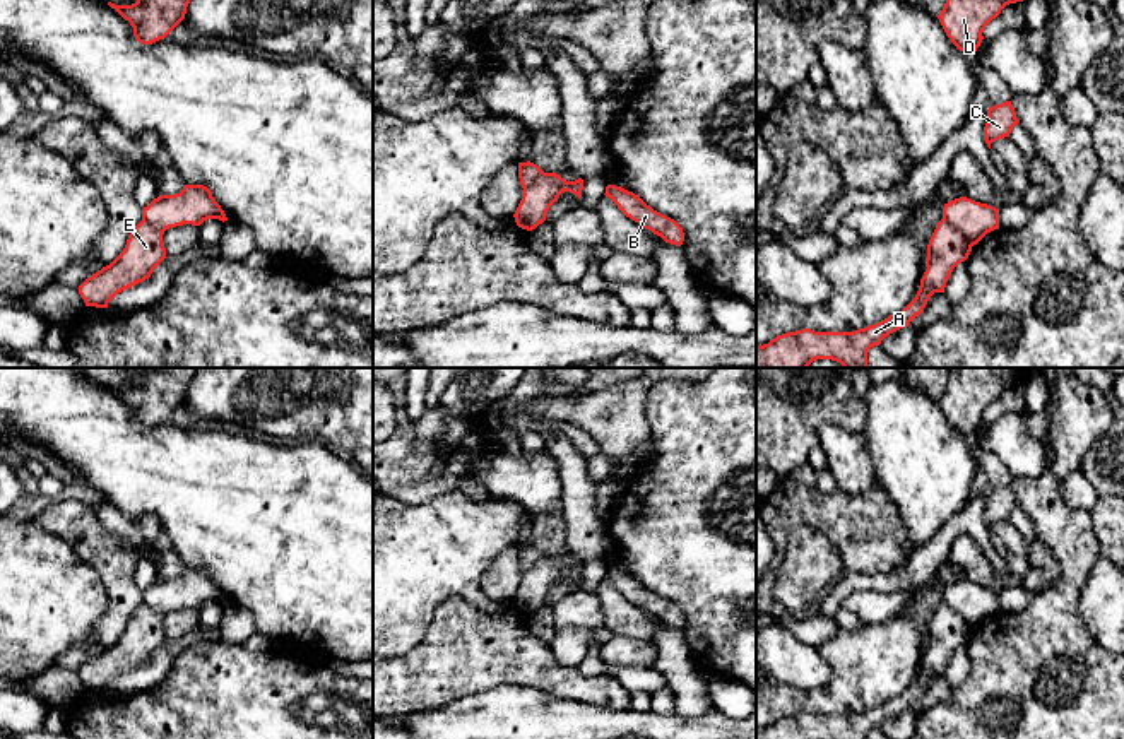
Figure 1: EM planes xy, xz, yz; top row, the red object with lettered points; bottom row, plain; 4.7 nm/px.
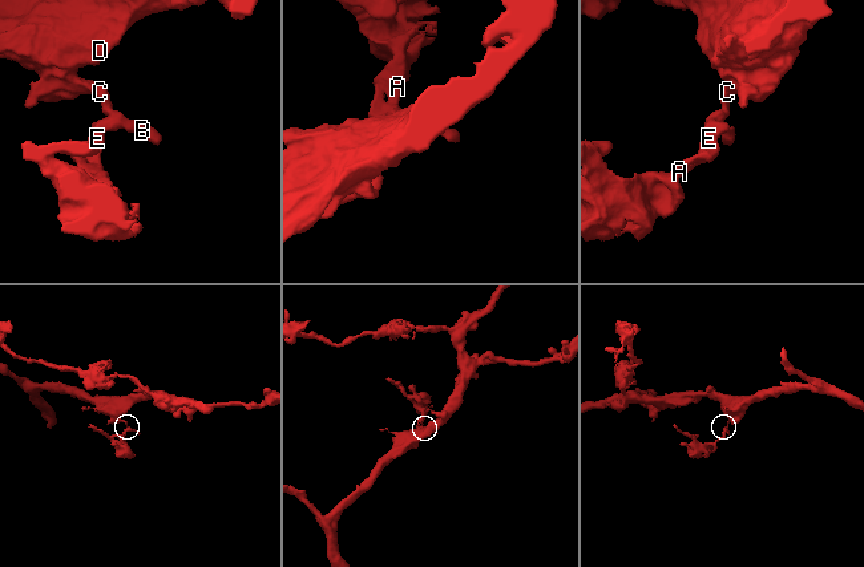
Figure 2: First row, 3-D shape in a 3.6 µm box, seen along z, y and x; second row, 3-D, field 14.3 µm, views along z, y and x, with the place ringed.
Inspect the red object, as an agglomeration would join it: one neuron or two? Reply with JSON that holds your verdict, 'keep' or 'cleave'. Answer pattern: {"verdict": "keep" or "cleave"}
{"verdict": "cleave"}

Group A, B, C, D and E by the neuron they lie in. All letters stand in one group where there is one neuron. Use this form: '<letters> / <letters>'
A E / B C D

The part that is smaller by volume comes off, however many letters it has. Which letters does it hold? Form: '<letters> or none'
A, E

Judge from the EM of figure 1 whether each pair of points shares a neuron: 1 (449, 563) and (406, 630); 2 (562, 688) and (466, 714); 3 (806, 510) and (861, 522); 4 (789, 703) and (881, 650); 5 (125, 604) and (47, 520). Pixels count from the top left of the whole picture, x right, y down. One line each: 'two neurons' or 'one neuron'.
1: one neuron
2: two neurons
3: one neuron
4: one neuron
5: one neuron

